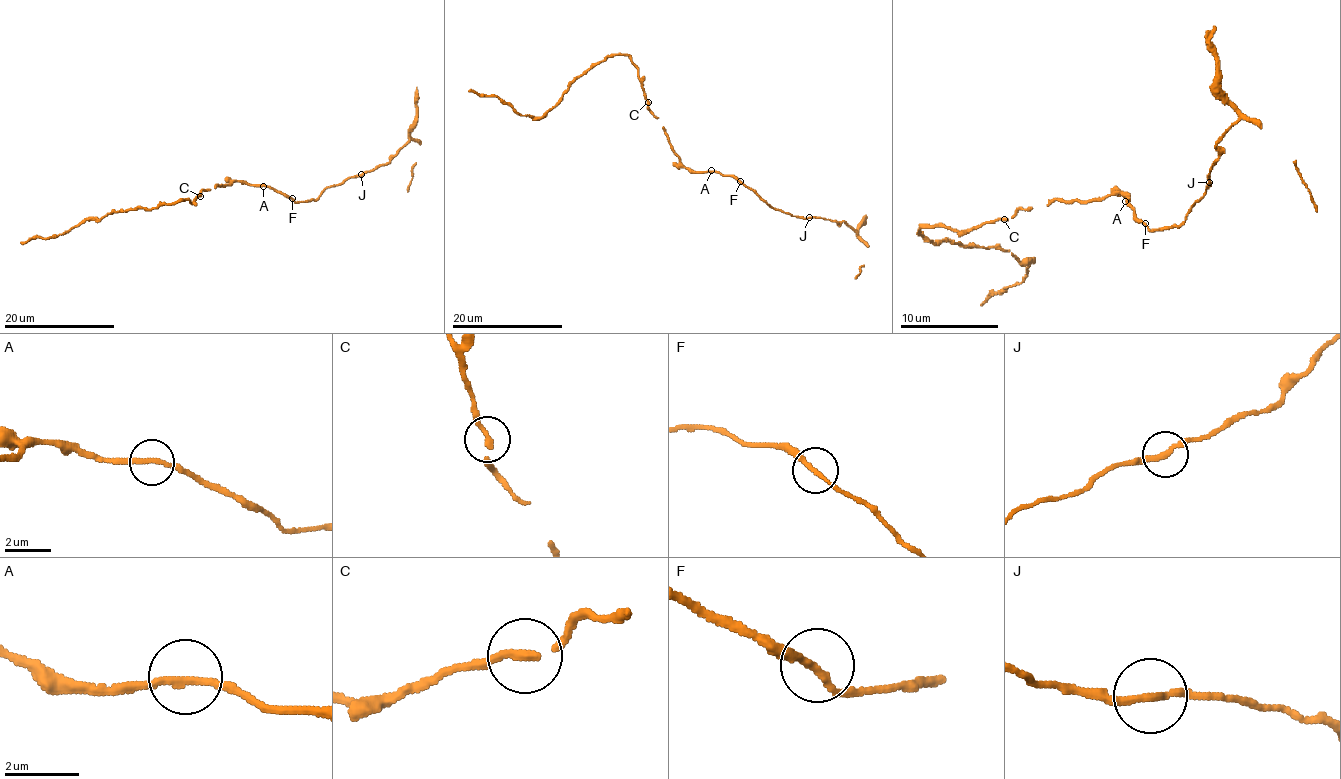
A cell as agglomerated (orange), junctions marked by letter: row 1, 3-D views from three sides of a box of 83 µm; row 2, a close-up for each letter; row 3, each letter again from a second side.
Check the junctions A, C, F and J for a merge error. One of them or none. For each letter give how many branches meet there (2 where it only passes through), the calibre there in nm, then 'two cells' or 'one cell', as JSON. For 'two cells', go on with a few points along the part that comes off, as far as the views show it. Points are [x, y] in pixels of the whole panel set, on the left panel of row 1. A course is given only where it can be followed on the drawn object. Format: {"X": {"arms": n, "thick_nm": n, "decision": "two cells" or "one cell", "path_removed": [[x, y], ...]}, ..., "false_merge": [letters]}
{"A": {"arms": 2, "thick_nm": 200, "decision": "one cell"}, "C": {"arms": 2, "thick_nm": 200, "decision": "one cell"}, "F": {"arms": 2, "thick_nm": 200, "decision": "one cell"}, "J": {"arms": 2, "thick_nm": 220, "decision": "one cell"}, "false_merge": []}

